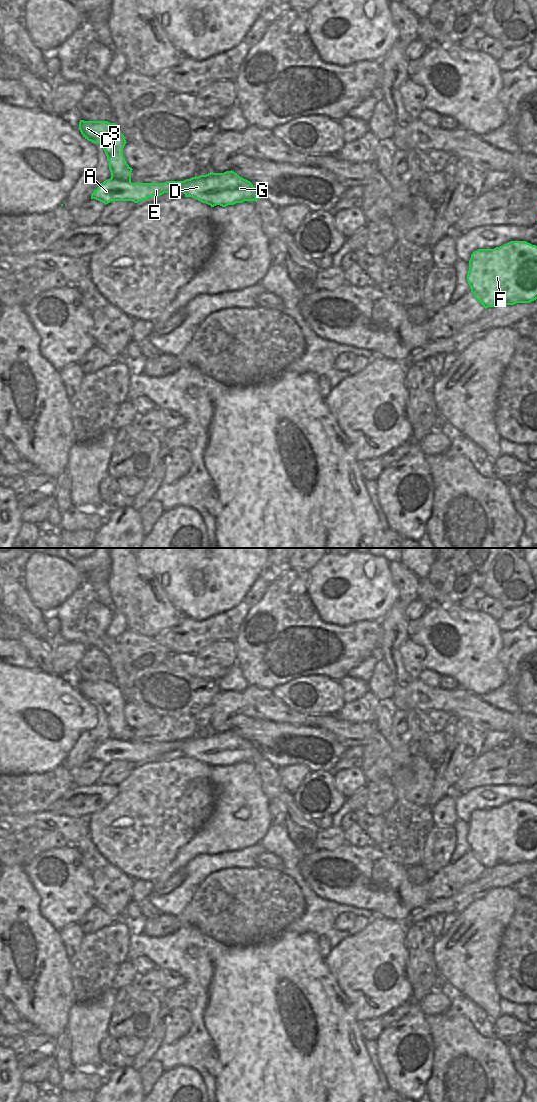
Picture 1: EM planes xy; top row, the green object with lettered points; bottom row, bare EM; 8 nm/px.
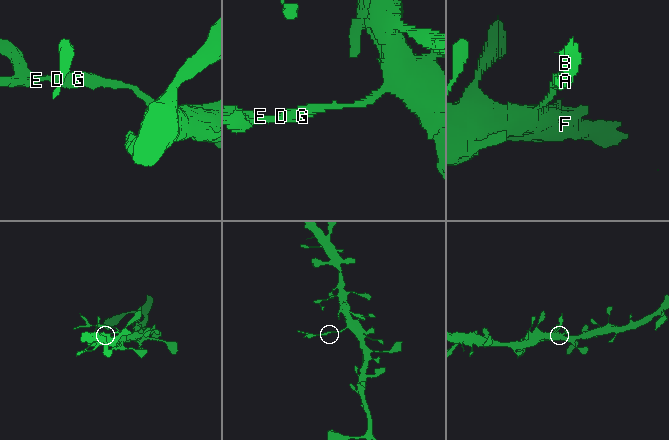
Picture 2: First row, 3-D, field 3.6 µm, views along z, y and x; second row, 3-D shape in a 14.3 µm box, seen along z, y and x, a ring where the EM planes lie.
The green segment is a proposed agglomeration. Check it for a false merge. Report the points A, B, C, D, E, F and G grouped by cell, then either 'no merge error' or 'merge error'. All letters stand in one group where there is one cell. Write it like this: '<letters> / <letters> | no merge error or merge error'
A D E F G / B C | merge error

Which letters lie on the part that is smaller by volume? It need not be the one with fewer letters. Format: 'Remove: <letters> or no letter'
Remove: B, C

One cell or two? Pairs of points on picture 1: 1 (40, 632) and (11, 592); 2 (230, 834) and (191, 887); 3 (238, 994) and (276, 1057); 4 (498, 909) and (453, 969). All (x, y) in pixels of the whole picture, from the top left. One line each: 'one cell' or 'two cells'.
1: one cell
2: two cells
3: one cell
4: one cell

